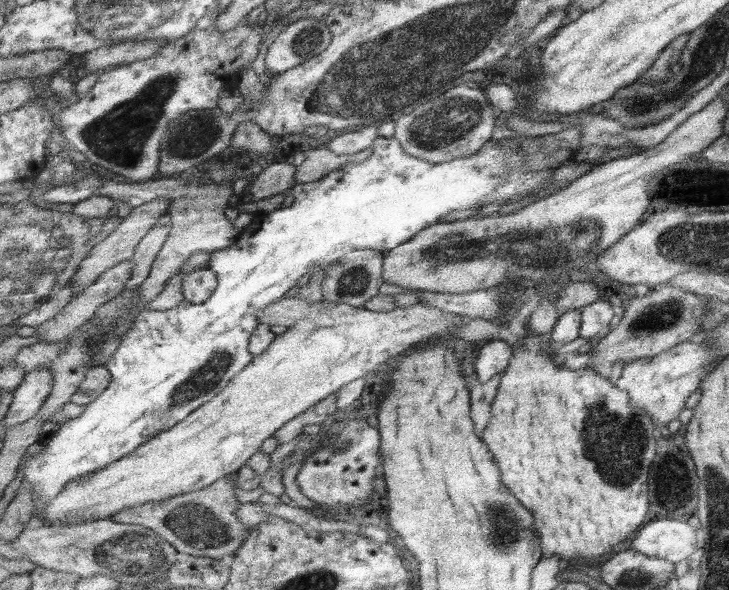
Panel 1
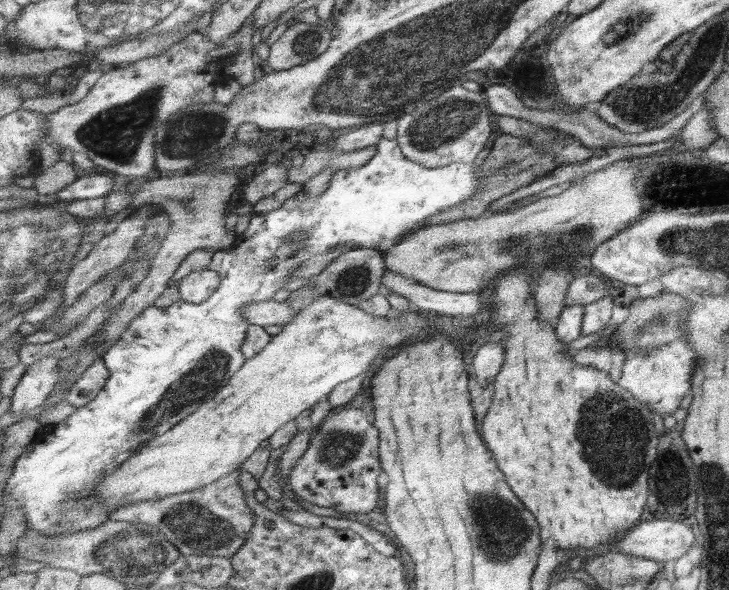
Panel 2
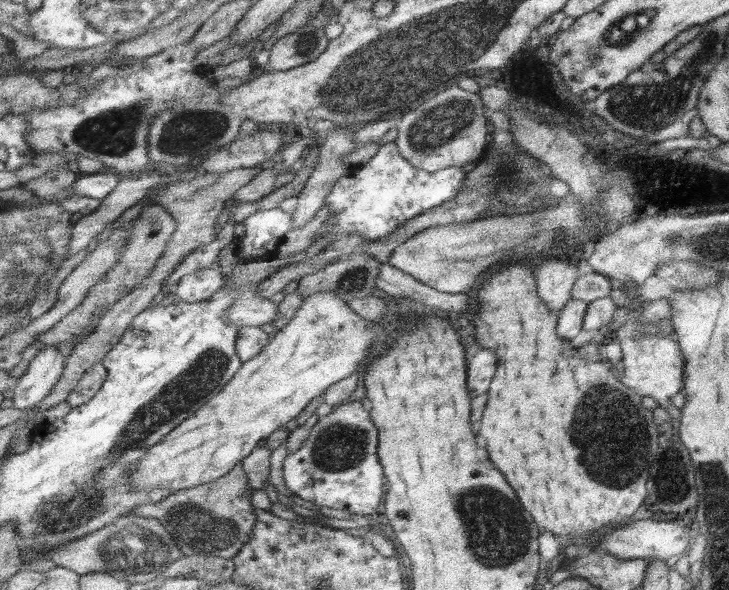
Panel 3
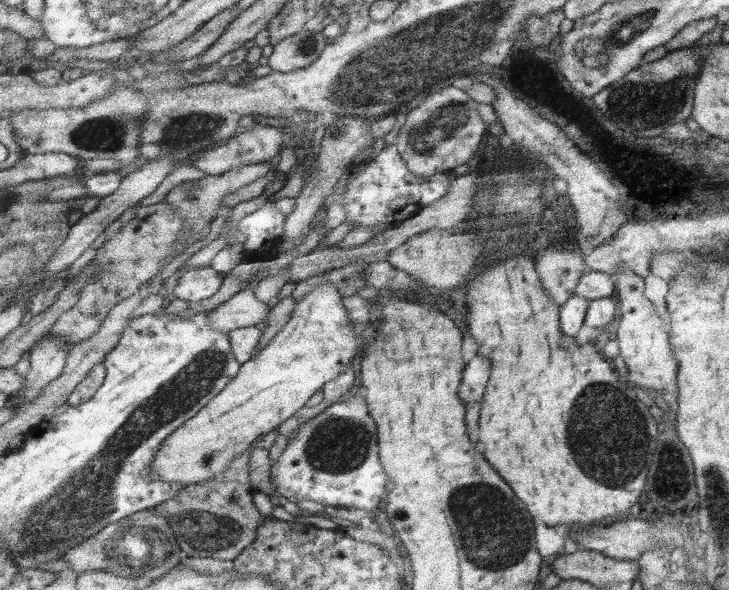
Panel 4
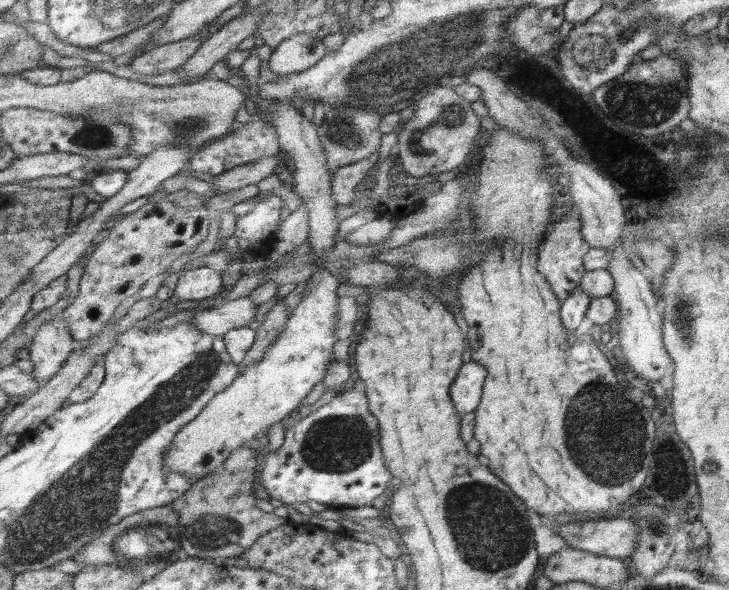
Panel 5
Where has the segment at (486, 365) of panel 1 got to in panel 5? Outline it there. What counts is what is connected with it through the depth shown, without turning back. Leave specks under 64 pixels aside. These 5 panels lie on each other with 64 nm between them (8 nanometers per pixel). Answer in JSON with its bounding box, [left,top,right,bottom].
[453,364,489,412]

